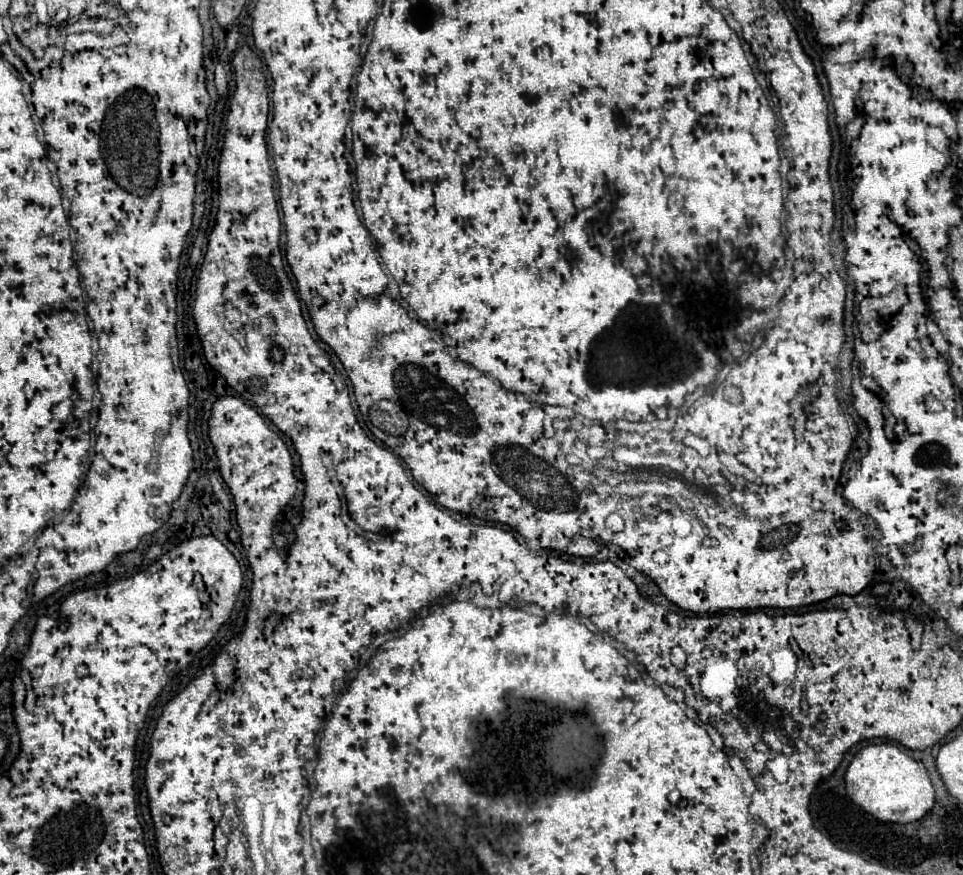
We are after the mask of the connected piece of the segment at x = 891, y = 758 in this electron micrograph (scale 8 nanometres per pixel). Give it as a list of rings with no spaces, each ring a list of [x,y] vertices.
[[[869,744],[861,748],[847,768],[845,786],[847,796],[881,822],[909,824],[921,820],[935,806],[935,788],[927,768],[895,744]]]

